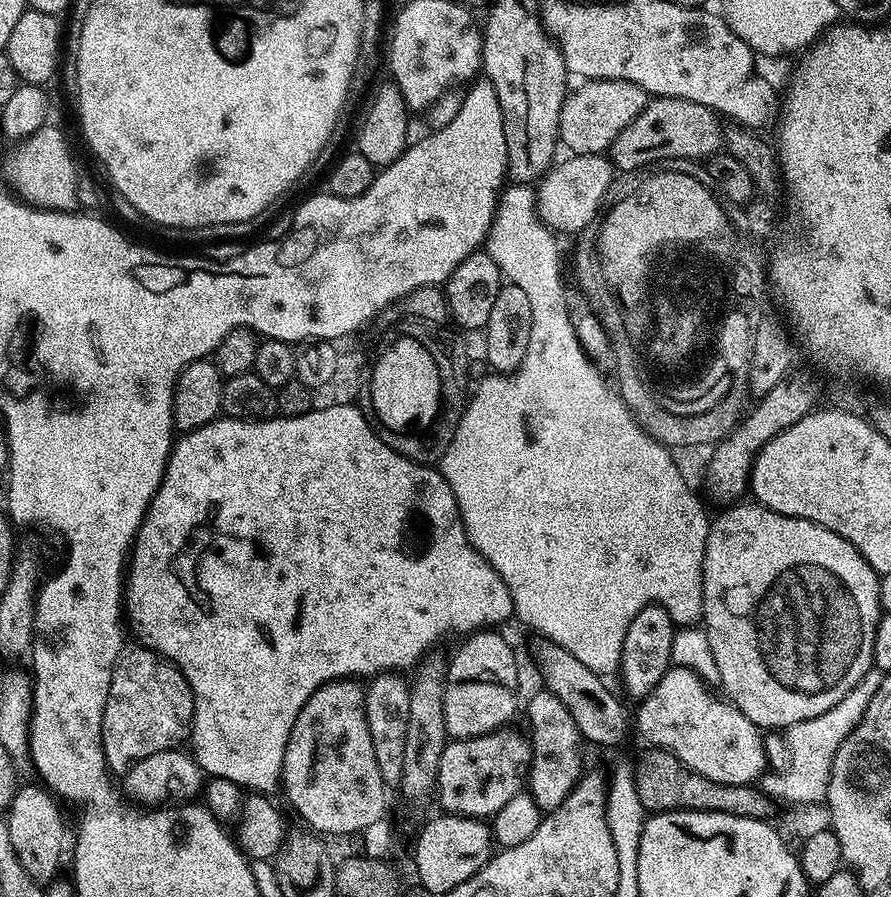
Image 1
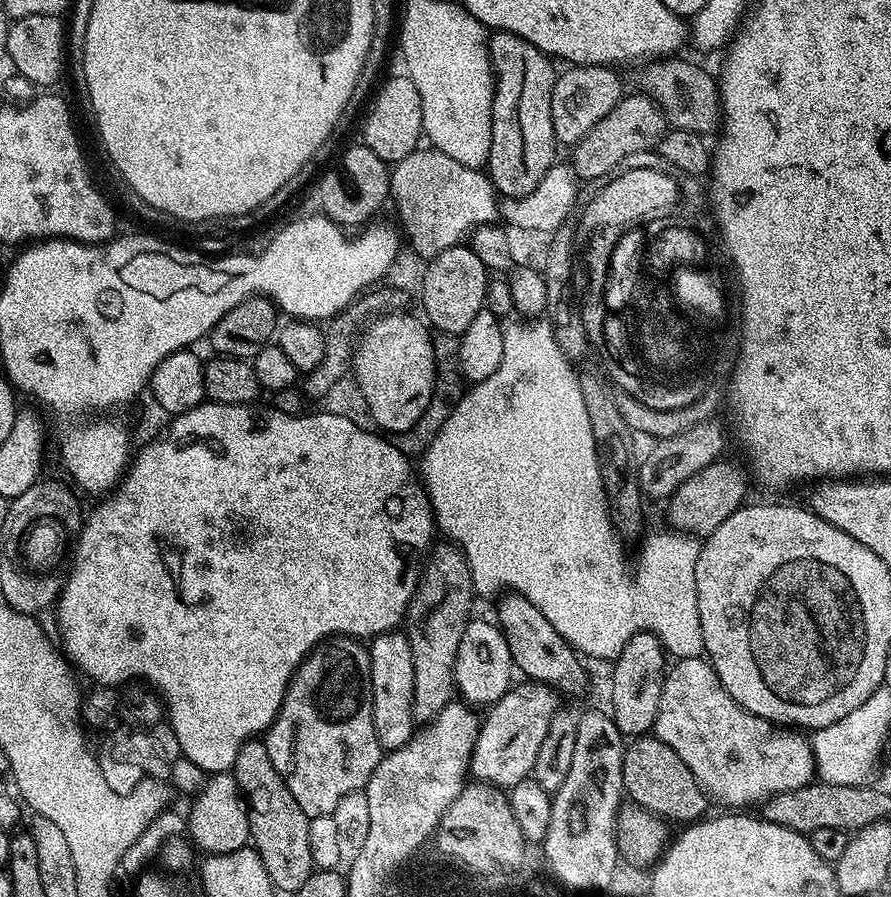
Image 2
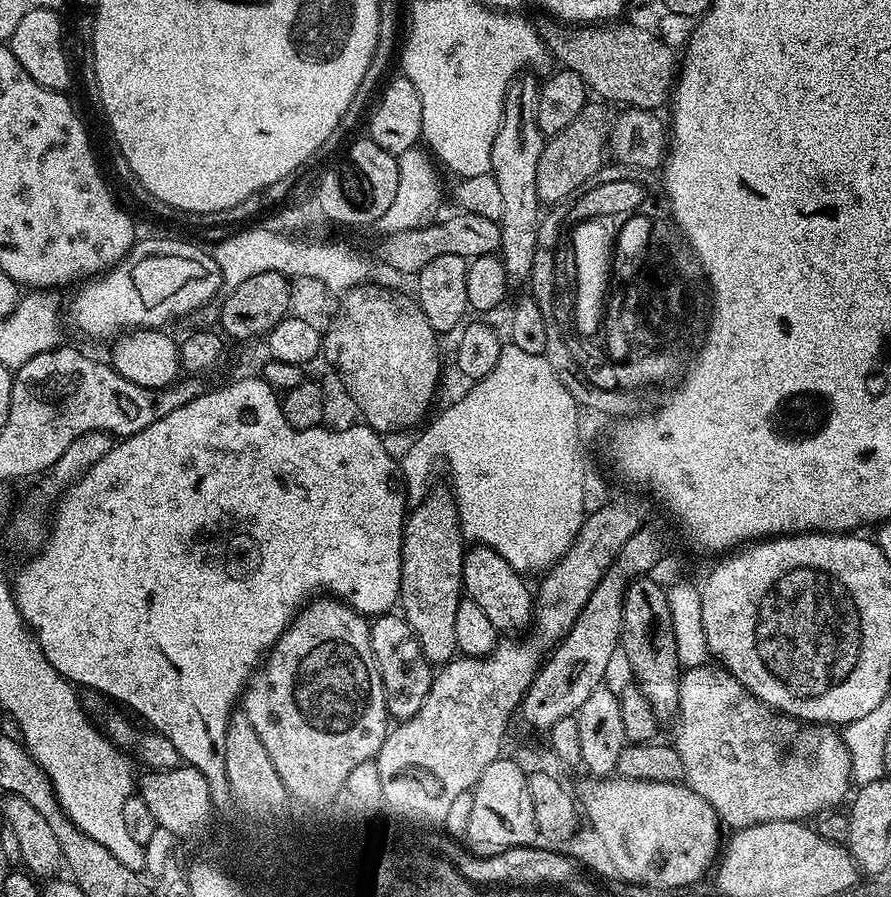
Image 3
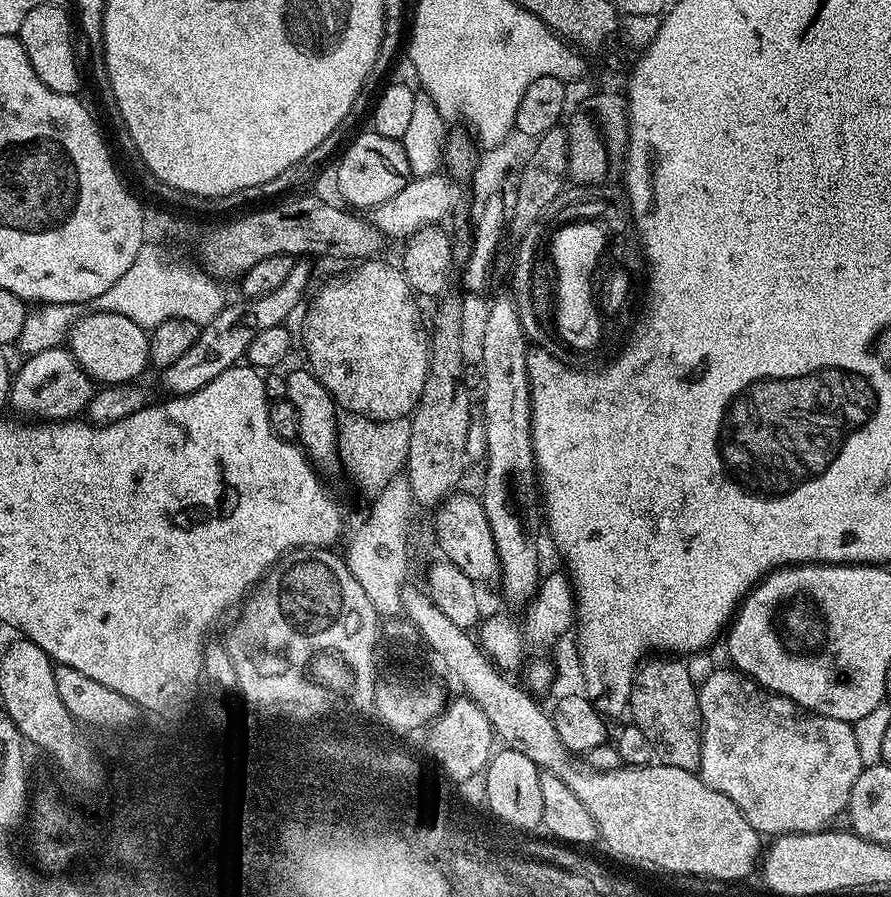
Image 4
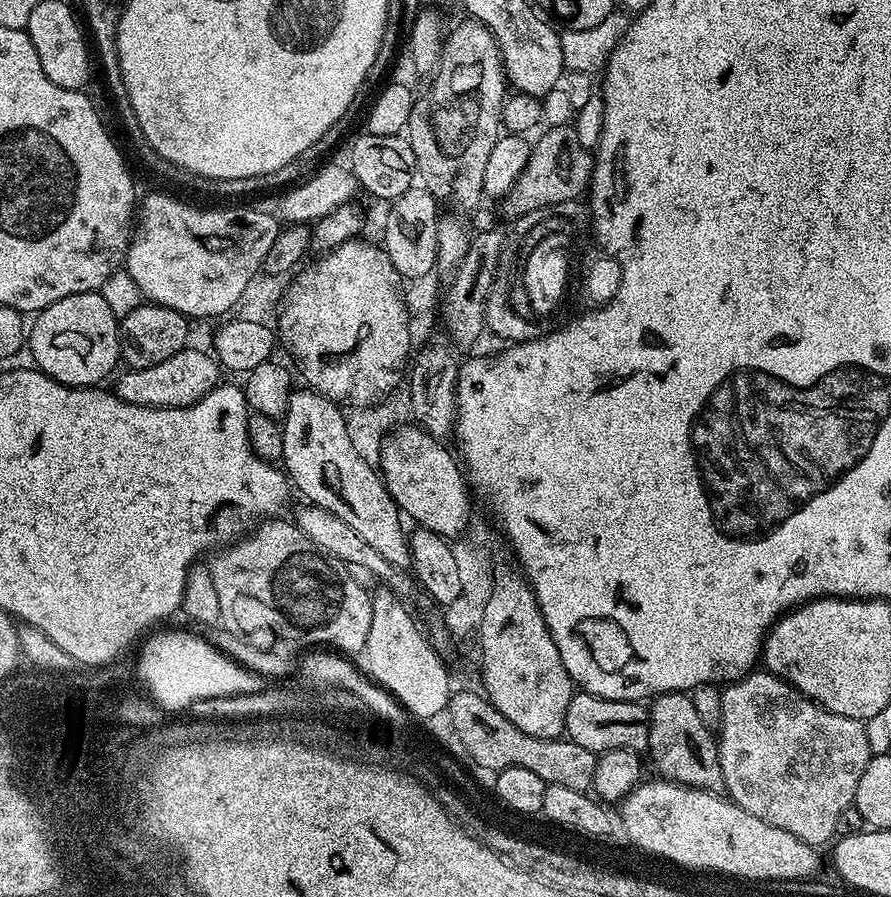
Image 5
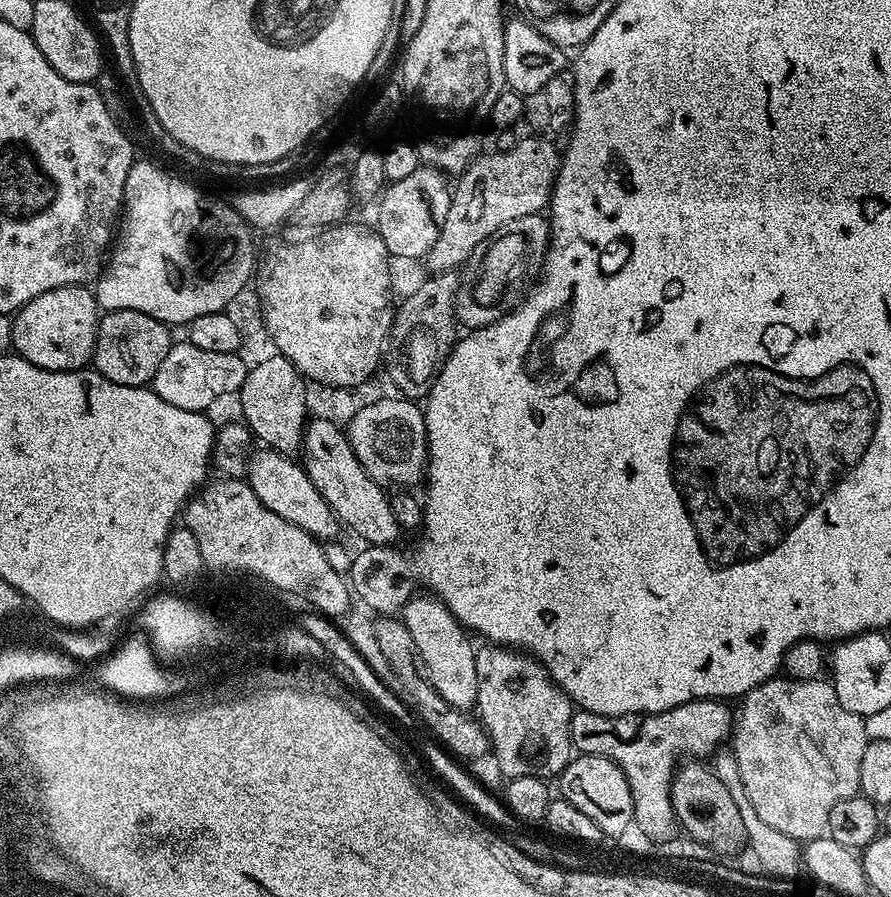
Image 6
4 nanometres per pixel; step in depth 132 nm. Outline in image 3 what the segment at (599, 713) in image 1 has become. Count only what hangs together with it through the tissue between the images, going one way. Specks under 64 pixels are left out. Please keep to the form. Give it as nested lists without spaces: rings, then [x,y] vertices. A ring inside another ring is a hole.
[[[472,546],[464,553],[464,592],[467,599],[478,602],[478,606],[482,606],[486,618],[490,618],[490,622],[494,622],[497,633],[520,634],[531,625],[534,611],[534,592],[531,587],[528,589],[524,585],[524,580],[525,577],[516,572],[514,566],[510,566],[510,562],[506,562],[506,558],[502,558],[494,550],[483,546]]]

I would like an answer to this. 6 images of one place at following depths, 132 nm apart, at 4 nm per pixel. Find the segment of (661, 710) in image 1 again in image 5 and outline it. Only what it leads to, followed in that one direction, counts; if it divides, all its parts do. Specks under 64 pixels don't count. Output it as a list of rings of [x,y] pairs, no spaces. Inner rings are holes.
[[[753,670],[742,679],[732,681],[721,691],[720,705],[722,706],[722,714],[720,715],[718,729],[718,745],[722,775],[725,778],[726,792],[731,801],[741,807],[742,810],[746,810],[754,817],[760,818],[762,822],[769,823],[770,826],[776,826],[779,830],[789,831],[790,834],[794,834],[796,838],[801,839],[804,843],[821,846],[820,844],[826,843],[828,839],[831,841],[836,836],[835,827],[838,814],[841,814],[842,810],[853,807],[856,791],[858,790],[858,778],[862,778],[862,770],[866,770],[868,761],[873,757],[870,746],[866,742],[865,721],[832,713],[815,701],[809,700],[807,696],[793,688],[787,680],[782,680],[779,676],[773,676],[767,670]]]

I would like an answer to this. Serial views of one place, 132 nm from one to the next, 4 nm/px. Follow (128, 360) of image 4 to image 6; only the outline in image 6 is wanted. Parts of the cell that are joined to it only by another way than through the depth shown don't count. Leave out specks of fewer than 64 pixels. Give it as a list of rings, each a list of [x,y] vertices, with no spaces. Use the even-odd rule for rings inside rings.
[[[71,284],[46,290],[46,294],[38,294],[38,298],[26,302],[26,306],[22,306],[19,312],[12,316],[11,351],[42,370],[75,372],[87,369],[96,345],[96,325],[100,323],[100,318],[96,293],[91,287]]]

